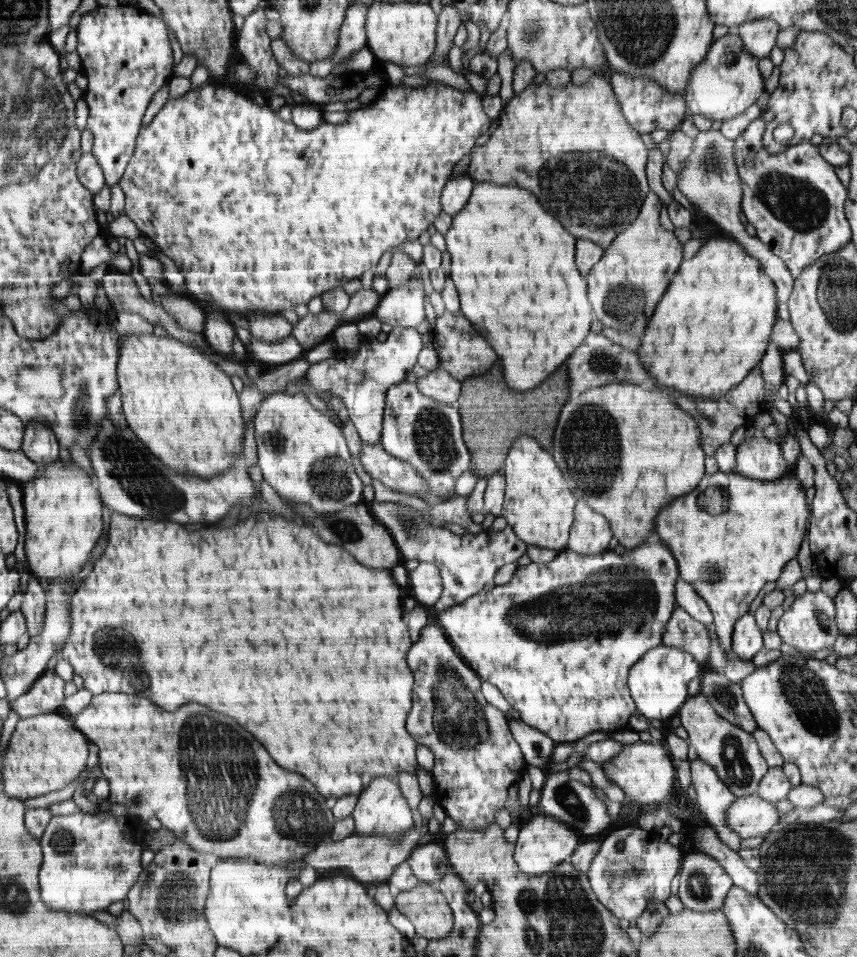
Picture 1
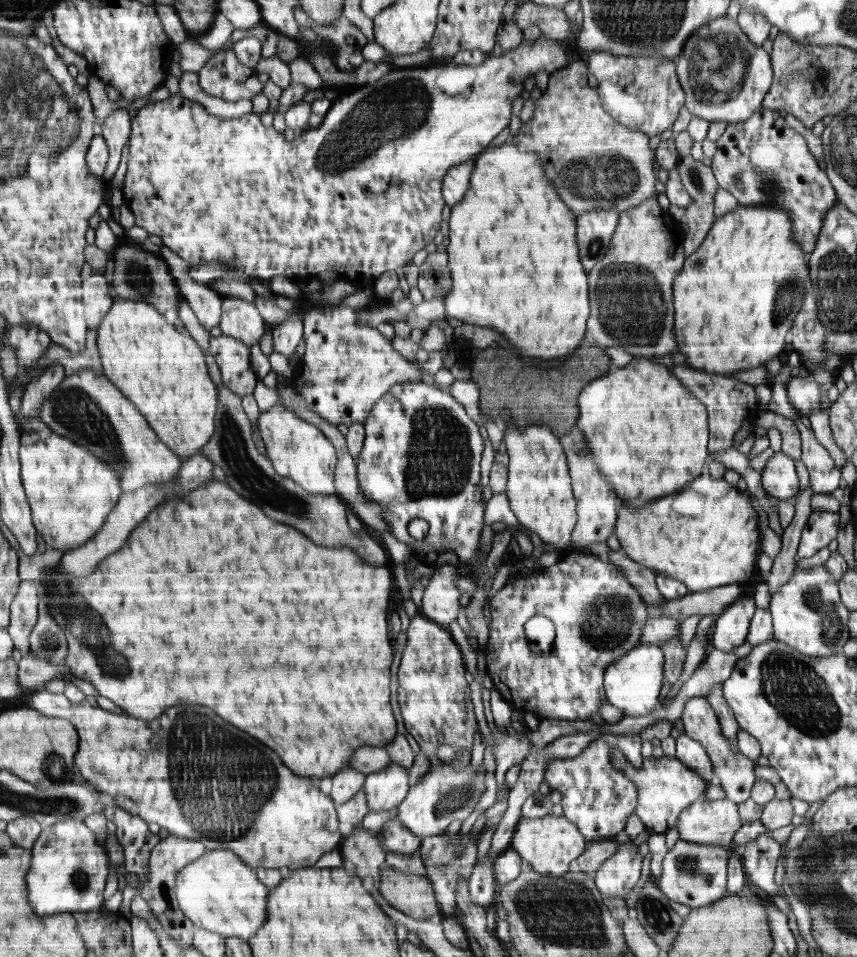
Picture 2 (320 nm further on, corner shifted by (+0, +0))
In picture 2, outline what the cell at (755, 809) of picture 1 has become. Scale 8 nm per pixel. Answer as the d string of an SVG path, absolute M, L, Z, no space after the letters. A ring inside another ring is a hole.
M728 798L709 800L699 799L687 806L677 818L677 829L680 840L692 841L695 844L721 845L726 848L732 844L732 837L745 823L741 821L738 805Z

